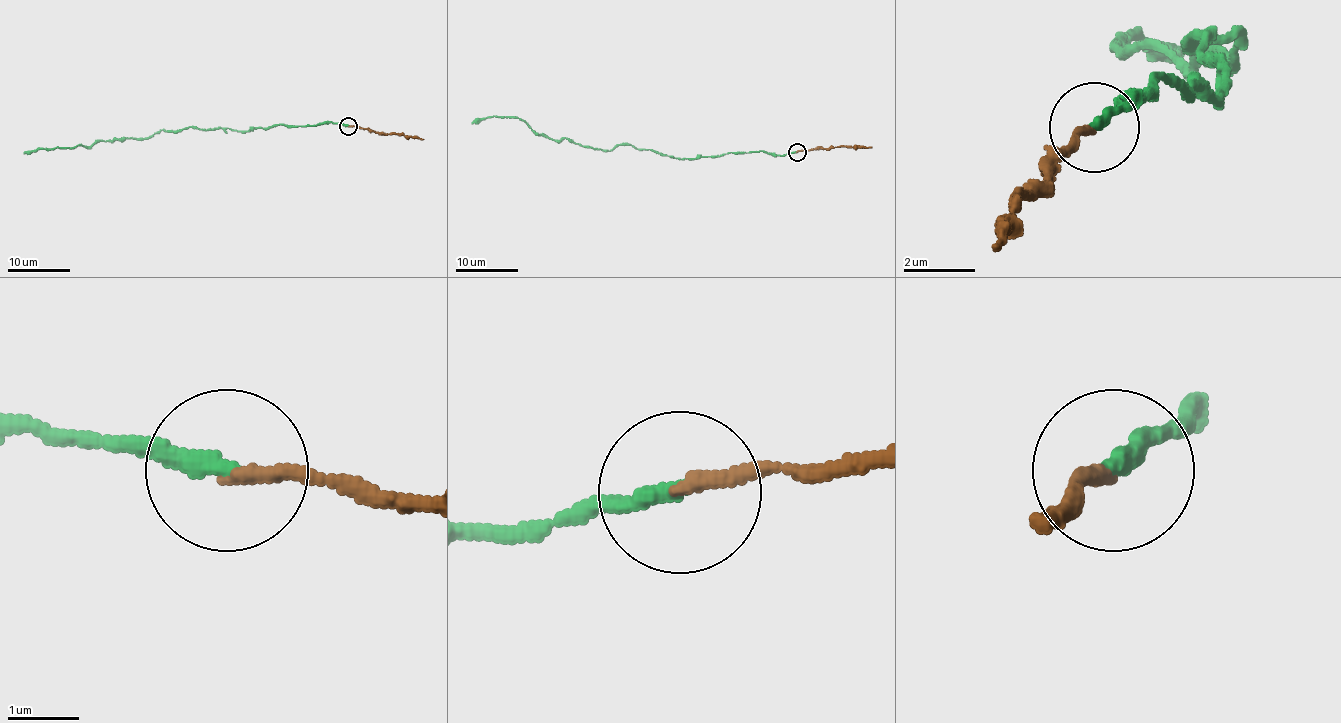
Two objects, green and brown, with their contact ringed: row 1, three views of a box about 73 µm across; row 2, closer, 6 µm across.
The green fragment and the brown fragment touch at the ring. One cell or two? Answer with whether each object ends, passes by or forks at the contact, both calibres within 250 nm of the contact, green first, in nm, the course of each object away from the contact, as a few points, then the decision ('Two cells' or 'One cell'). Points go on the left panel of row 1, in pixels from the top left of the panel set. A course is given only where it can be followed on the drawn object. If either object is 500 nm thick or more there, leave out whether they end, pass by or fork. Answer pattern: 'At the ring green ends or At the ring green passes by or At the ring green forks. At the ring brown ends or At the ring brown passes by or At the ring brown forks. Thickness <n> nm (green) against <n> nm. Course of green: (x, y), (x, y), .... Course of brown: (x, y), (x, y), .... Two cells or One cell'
At the ring green ends. At the ring brown ends. Thickness 260 nm (green) against 200 nm. Course of green: (348, 126), (323, 122), (251, 127), (247, 131), (188, 127), (157, 130), (142, 139), (37, 149), (24, 154). Course of brown: (348, 126), (424, 139). Two cells

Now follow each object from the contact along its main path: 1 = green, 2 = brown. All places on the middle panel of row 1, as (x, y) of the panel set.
1: (797, 151), (670, 158), (629, 145), (604, 151), (567, 139), (551, 140), (512, 117), (487, 116), (472, 123)
2: (797, 151), (872, 146)

